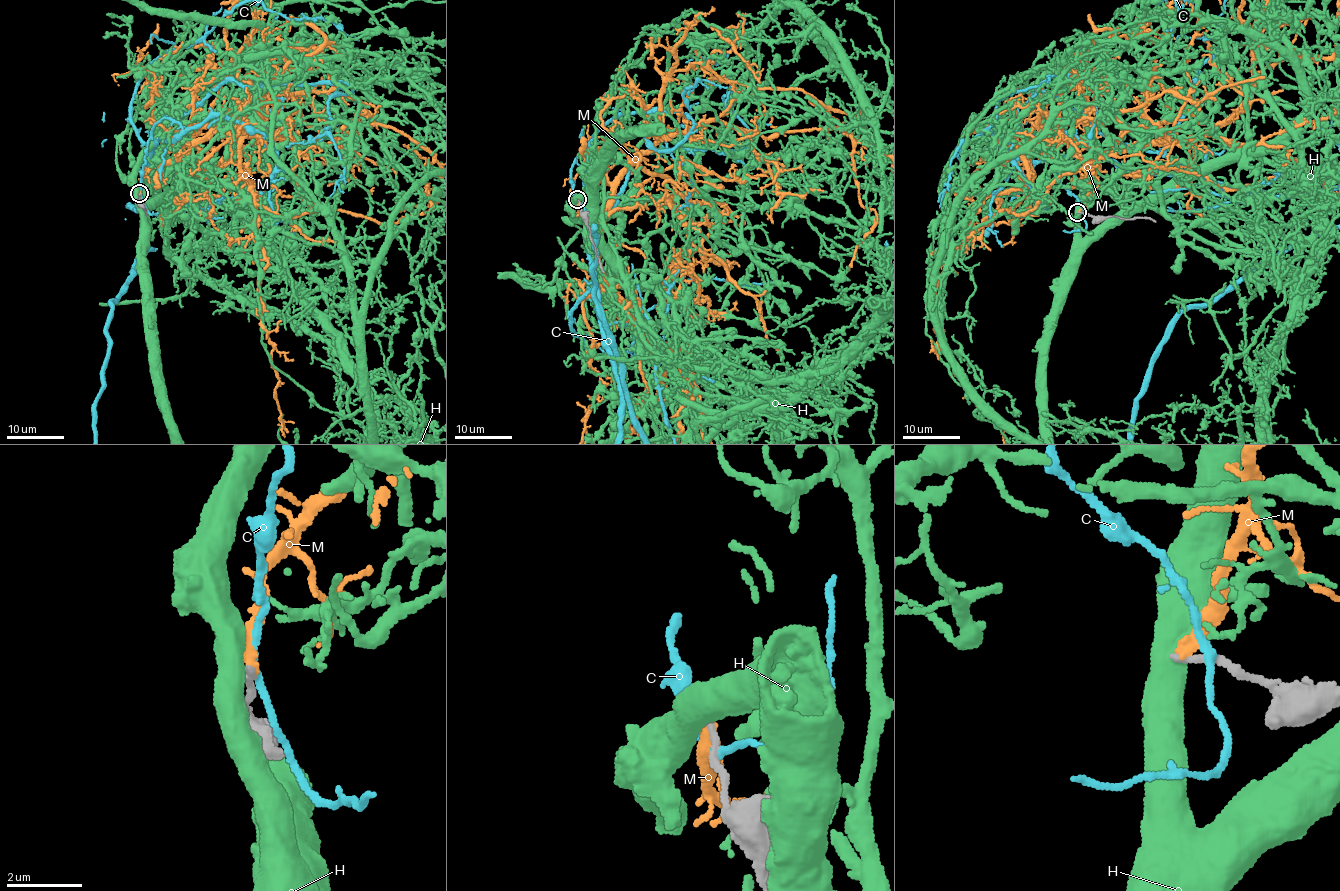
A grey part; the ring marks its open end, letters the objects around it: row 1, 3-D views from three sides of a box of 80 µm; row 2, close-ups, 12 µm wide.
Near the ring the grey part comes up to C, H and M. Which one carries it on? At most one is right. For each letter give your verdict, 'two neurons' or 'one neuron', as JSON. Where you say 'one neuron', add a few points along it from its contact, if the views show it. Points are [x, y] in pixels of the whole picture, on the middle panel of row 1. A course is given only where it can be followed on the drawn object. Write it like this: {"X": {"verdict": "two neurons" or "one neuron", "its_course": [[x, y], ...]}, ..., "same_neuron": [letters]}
{"C": {"verdict": "two neurons"}, "H": {"verdict": "two neurons"}, "M": {"verdict": "two neurons"}, "same_neuron": []}

